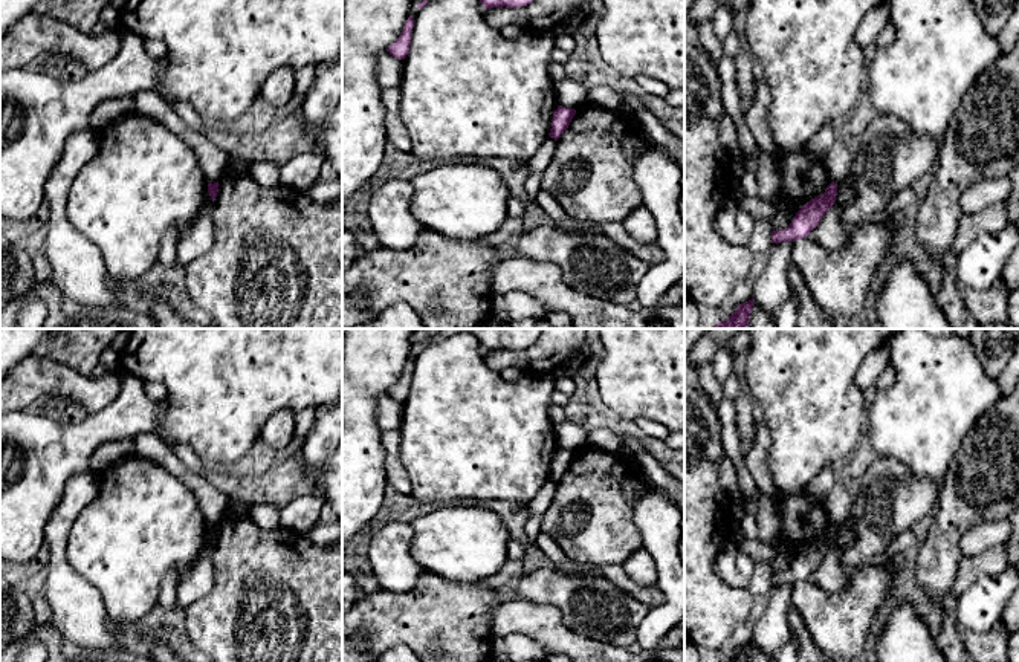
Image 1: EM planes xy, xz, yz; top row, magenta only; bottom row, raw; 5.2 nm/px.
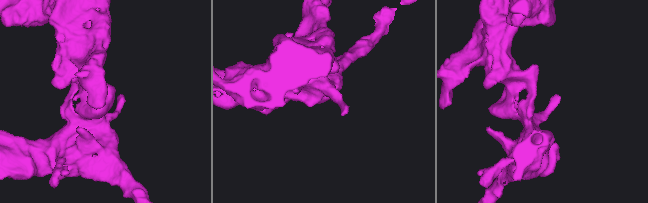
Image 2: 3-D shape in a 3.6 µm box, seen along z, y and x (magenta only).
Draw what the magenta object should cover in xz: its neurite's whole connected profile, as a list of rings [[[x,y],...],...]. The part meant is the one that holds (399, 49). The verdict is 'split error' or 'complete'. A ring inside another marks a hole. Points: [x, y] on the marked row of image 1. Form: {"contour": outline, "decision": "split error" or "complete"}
{"contour": [[[409,15],[405,21],[400,37],[387,49],[390,55],[393,55],[397,60],[405,60],[409,54],[412,24],[414,17]]], "decision": "complete"}

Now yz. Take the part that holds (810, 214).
{"contour": [[[831,182],[825,193],[807,202],[793,217],[788,228],[772,232],[772,243],[796,242],[811,234],[822,217],[834,205],[837,183]]], "decision": "complete"}

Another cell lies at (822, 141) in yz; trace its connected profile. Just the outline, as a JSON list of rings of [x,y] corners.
[[[825,125],[808,141],[807,150],[823,159],[840,135],[840,125]]]

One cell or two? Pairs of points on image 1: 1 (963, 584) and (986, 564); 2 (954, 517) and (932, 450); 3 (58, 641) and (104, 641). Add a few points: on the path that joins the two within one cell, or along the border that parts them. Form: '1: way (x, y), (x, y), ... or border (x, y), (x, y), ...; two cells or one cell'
1: way (967, 578), (980, 566); one cell
2: border (958, 448), (940, 486); two cells
3: border (52, 623), (67, 641); two cells

